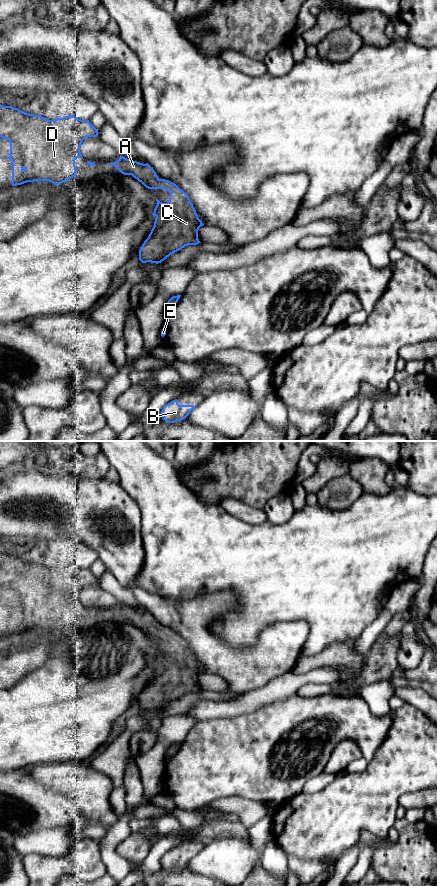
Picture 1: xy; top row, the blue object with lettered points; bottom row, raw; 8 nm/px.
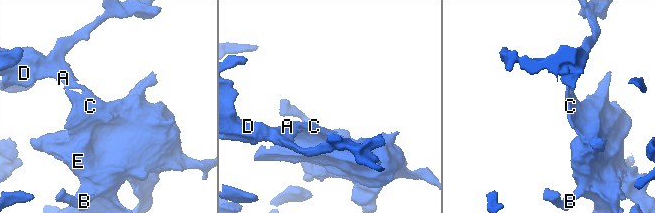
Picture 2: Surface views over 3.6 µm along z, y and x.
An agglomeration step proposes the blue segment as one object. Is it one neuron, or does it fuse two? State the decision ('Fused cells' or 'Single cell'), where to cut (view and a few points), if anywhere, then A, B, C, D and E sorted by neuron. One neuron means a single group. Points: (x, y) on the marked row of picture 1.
Single cell. No split. Groups: A B C D E

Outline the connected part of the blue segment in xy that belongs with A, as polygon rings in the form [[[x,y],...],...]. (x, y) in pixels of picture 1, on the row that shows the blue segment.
[[[121,155],[114,163],[107,164],[113,165],[124,175],[132,175],[148,189],[167,189],[171,192],[168,203],[162,203],[156,199],[157,205],[152,214],[155,217],[154,226],[139,250],[139,260],[142,263],[161,263],[171,254],[181,250],[185,246],[201,243],[198,239],[198,230],[204,224],[198,218],[189,196],[175,183],[169,180],[159,179],[153,167],[148,163],[139,163]]]

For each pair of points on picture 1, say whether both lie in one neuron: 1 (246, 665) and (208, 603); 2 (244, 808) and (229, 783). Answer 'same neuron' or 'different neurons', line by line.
1: same neuron
2: different neurons

